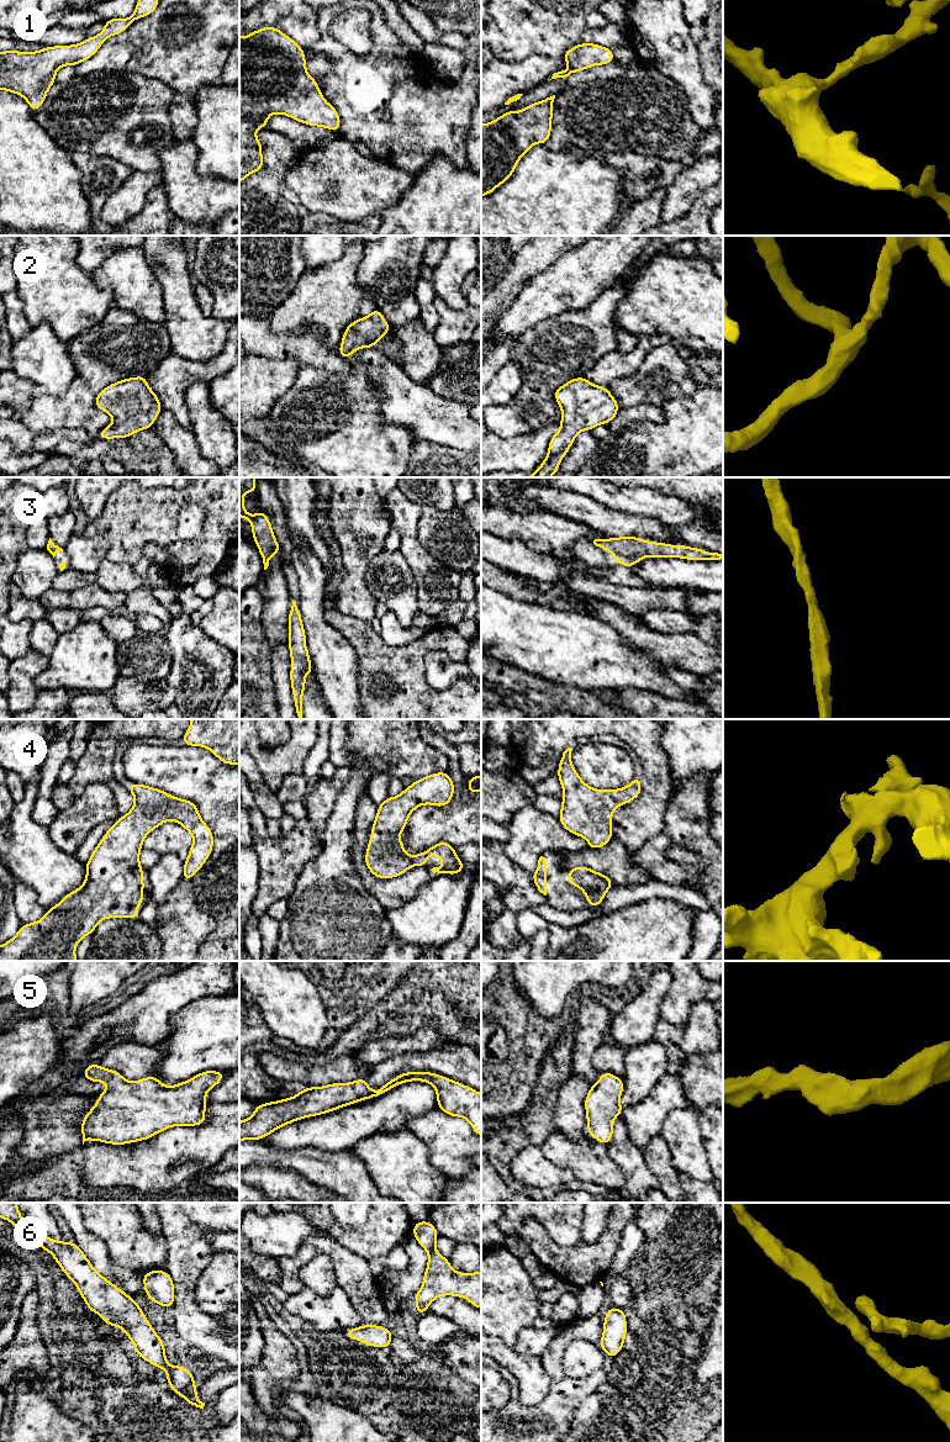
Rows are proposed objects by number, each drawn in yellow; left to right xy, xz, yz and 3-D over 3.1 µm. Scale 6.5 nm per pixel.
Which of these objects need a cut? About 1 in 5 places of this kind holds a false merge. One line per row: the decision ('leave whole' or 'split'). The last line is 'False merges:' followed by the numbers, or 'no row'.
1: leave whole
2: leave whole
3: leave whole
4: leave whole
5: leave whole
6: leave whole
False merges: no row

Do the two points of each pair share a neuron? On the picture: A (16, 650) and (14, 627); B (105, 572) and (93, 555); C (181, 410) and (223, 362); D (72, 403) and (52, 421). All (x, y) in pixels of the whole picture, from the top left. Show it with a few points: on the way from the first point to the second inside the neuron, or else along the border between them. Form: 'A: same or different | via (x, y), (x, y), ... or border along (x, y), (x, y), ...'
A: same | via (14, 644), (14, 633)
B: different | border along (105, 556), (95, 572)
C: same | via (179, 394), (179, 390), (198, 371), (207, 371)
D: same | via (67, 408), (57, 416)

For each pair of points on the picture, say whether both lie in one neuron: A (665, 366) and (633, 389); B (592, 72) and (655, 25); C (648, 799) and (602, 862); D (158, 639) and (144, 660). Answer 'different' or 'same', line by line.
A: same
B: different
C: different
D: same

